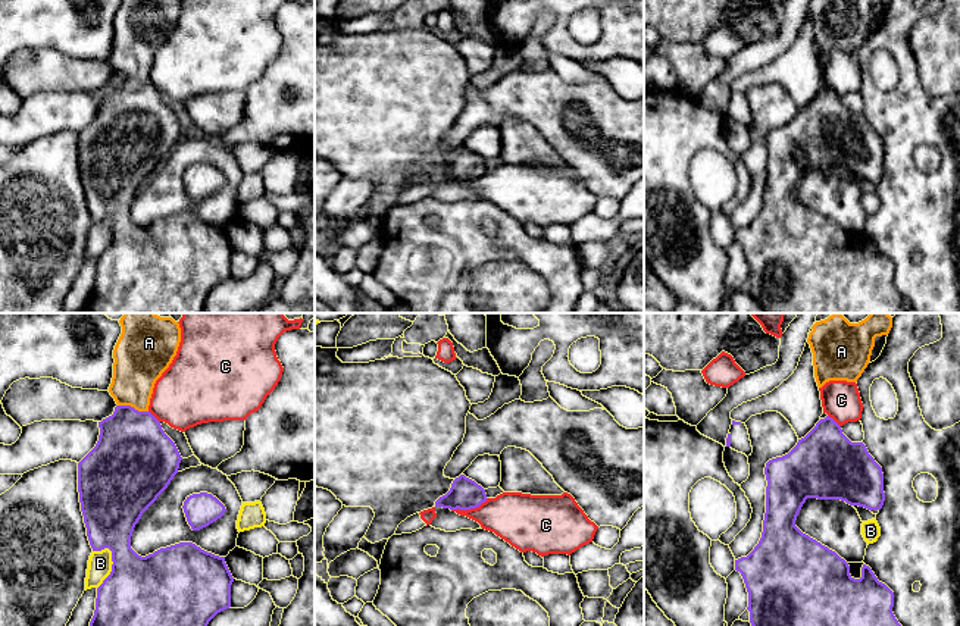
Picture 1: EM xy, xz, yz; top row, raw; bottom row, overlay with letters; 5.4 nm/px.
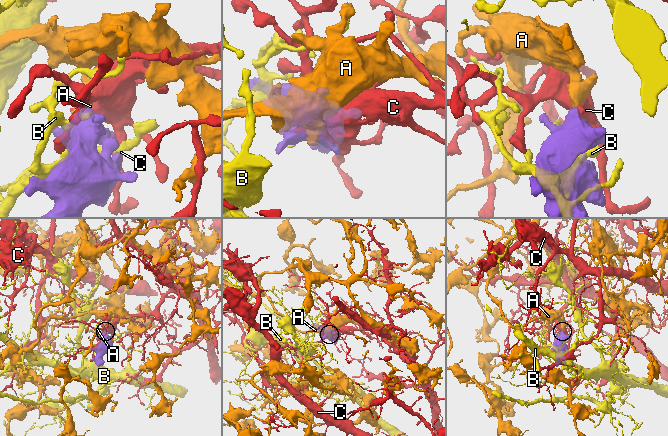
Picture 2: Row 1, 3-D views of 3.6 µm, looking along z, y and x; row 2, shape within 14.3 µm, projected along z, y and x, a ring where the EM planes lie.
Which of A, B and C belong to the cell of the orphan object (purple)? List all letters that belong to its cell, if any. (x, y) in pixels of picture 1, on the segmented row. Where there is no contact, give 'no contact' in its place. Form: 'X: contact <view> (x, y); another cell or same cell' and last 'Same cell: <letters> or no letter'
A: contact xy (133, 407); same cell
B: contact xy (112, 567); another cell
C: contact xz (469, 509); another cell
Same cell: A

